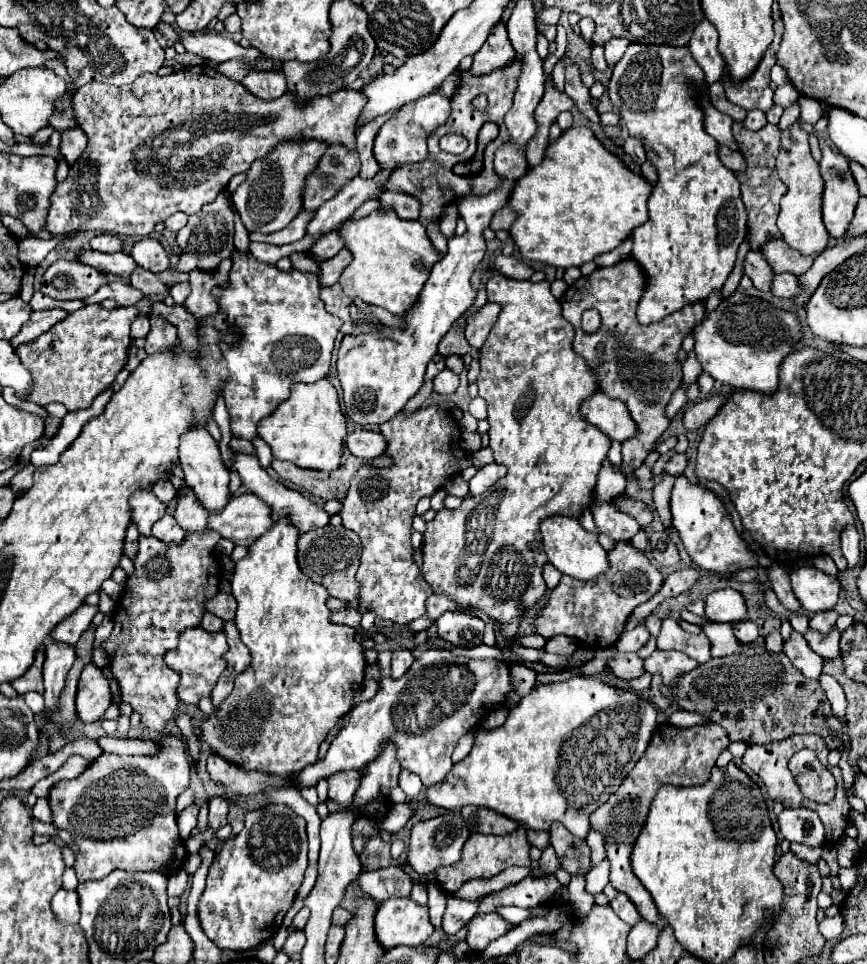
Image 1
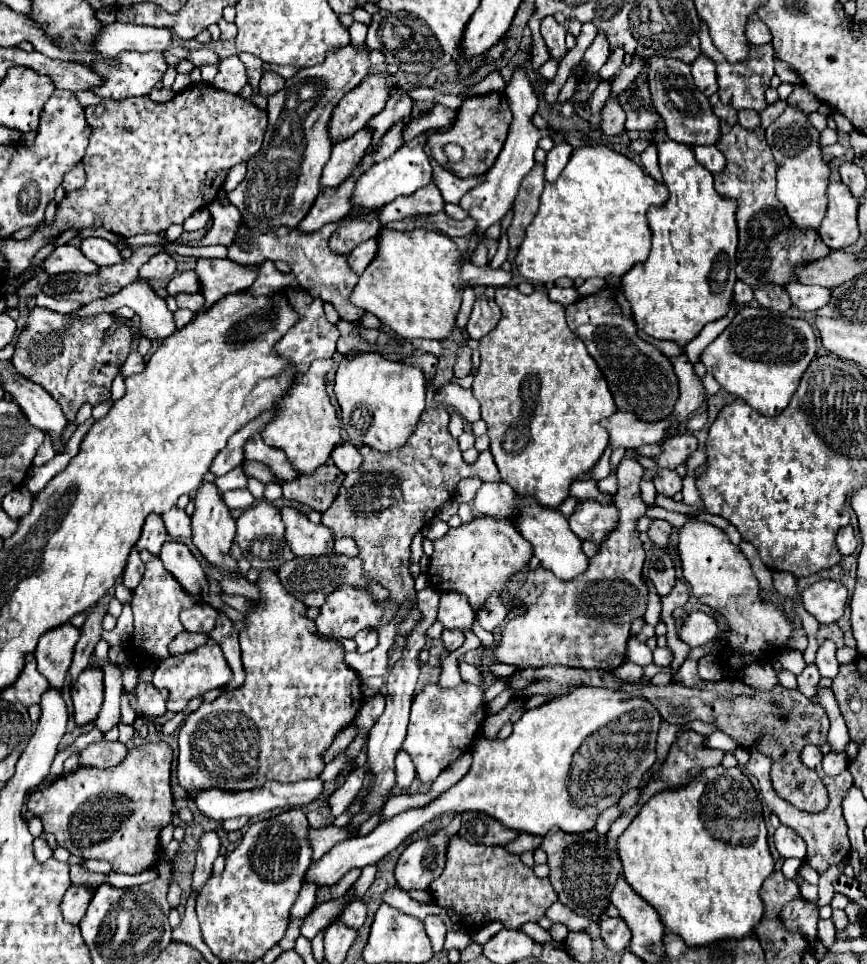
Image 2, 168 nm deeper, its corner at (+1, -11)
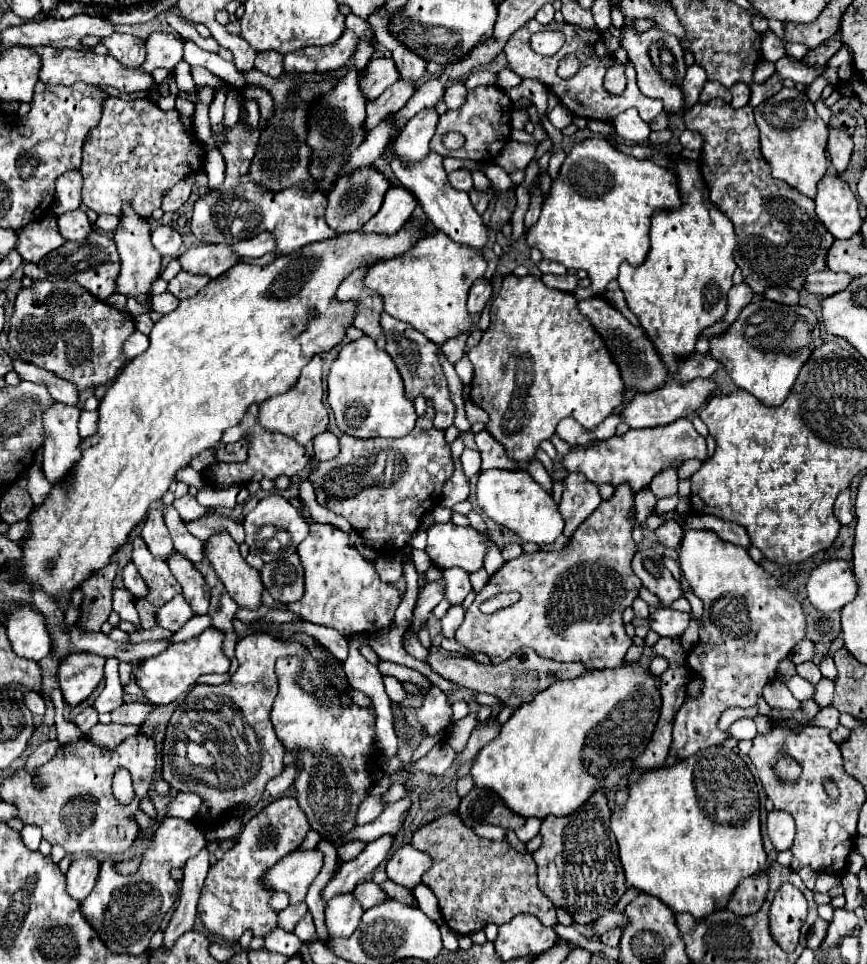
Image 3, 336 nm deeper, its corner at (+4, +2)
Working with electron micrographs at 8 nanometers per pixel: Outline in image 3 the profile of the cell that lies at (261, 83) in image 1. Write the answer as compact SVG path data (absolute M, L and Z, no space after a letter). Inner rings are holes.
M262 51L256 55L256 63L254 67L258 71L262 71L264 75L270 75L270 77L280 77L282 75L282 55L276 53L276 51Z

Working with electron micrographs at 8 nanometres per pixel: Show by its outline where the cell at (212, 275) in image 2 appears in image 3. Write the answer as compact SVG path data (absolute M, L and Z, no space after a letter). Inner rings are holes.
M256 235L252 239L246 239L244 243L236 243L236 245L230 245L230 247L238 255L238 259L244 259L244 257L258 259L264 253L276 251L276 245L272 243L272 235Z

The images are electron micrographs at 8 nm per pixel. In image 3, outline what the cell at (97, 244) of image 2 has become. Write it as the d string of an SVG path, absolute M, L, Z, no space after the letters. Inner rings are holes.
M76 209L76 211L68 211L62 217L58 217L58 227L60 233L68 239L68 241L86 241L90 237L90 233L94 231L92 221L86 217L84 211Z

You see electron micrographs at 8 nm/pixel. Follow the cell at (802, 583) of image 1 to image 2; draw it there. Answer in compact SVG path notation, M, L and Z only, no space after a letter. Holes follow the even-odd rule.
M819 580L803 592L803 606L819 624L837 622L845 612L847 600L849 592L837 580Z

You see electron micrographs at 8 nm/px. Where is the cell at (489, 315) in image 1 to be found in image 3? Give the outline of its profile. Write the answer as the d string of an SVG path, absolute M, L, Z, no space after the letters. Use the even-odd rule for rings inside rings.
M480 277L476 279L476 283L472 285L470 289L470 295L468 295L468 313L474 317L474 315L480 315L486 307L486 303L490 301L492 297L492 281Z

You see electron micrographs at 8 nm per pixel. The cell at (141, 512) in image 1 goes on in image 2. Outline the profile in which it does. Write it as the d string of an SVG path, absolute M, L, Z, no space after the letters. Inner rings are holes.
M151 514L147 518L147 522L145 522L145 526L143 526L143 534L141 534L139 542L137 542L137 548L139 550L149 550L151 554L159 556L161 546L167 540L169 540L169 534L165 530L165 524L163 524L161 516L159 514Z

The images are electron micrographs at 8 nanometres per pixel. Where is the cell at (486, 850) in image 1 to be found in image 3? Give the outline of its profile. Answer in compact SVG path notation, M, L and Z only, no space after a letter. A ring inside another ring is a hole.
M450 811L432 823L420 827L412 845L432 857L432 867L424 873L426 883L438 897L440 913L446 925L458 935L470 935L488 923L504 925L518 913L536 915L542 925L556 923L554 903L538 889L536 863L530 853L518 853L508 841L490 841L478 837L460 823L456 811Z

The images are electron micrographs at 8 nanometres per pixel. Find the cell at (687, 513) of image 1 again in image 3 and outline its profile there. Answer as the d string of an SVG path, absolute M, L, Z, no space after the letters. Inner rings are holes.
M688 529L684 531L678 555L680 555L678 563L684 579L692 587L694 595L700 597L704 603L704 617L702 617L704 627L700 629L700 641L686 657L690 671L704 679L704 689L700 699L684 703L676 713L674 731L672 731L674 741L670 747L672 755L686 759L698 753L700 749L720 745L724 739L728 739L728 733L720 731L716 725L720 715L730 707L756 705L756 697L762 695L764 685L776 677L776 667L780 659L788 657L792 647L804 639L806 625L804 625L802 607L796 601L796 597L784 587L780 587L778 581L770 573L766 573L758 563L754 563L744 547L722 541L714 531Z

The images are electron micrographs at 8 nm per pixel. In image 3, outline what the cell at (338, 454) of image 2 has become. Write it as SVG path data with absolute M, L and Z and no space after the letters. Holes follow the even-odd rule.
M324 431L322 435L314 439L314 457L316 459L328 461L328 459L334 459L338 453L340 453L340 439L334 433Z

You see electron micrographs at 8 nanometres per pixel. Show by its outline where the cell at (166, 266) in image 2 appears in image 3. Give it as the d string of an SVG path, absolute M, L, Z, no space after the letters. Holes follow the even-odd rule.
M156 227L152 231L152 245L160 255L172 255L176 257L182 249L182 237L172 227Z

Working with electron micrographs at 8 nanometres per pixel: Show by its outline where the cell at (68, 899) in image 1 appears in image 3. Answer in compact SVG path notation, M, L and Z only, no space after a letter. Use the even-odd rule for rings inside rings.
M74 857L66 873L66 891L72 899L82 901L94 887L100 863L94 857Z

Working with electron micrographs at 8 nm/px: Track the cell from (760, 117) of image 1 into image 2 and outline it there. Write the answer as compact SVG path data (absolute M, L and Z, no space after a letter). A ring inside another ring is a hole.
M743 110L743 112L739 112L739 124L745 126L745 128L755 128L755 126L761 124L761 120L759 120L759 114L757 112Z

